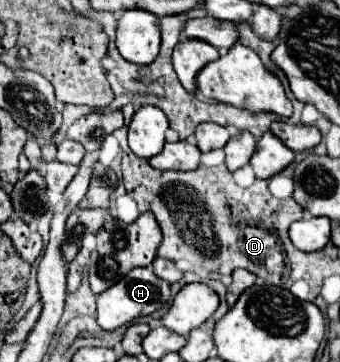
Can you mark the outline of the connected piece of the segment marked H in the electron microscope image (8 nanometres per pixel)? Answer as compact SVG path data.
M138 267L138 269L132 269L116 285L112 285L112 289L106 289L104 293L100 293L100 297L98 297L98 323L102 329L114 331L122 325L132 323L134 319L138 319L142 315L152 315L154 311L168 305L170 299L172 299L170 283L160 279L158 275L154 275L150 269Z

